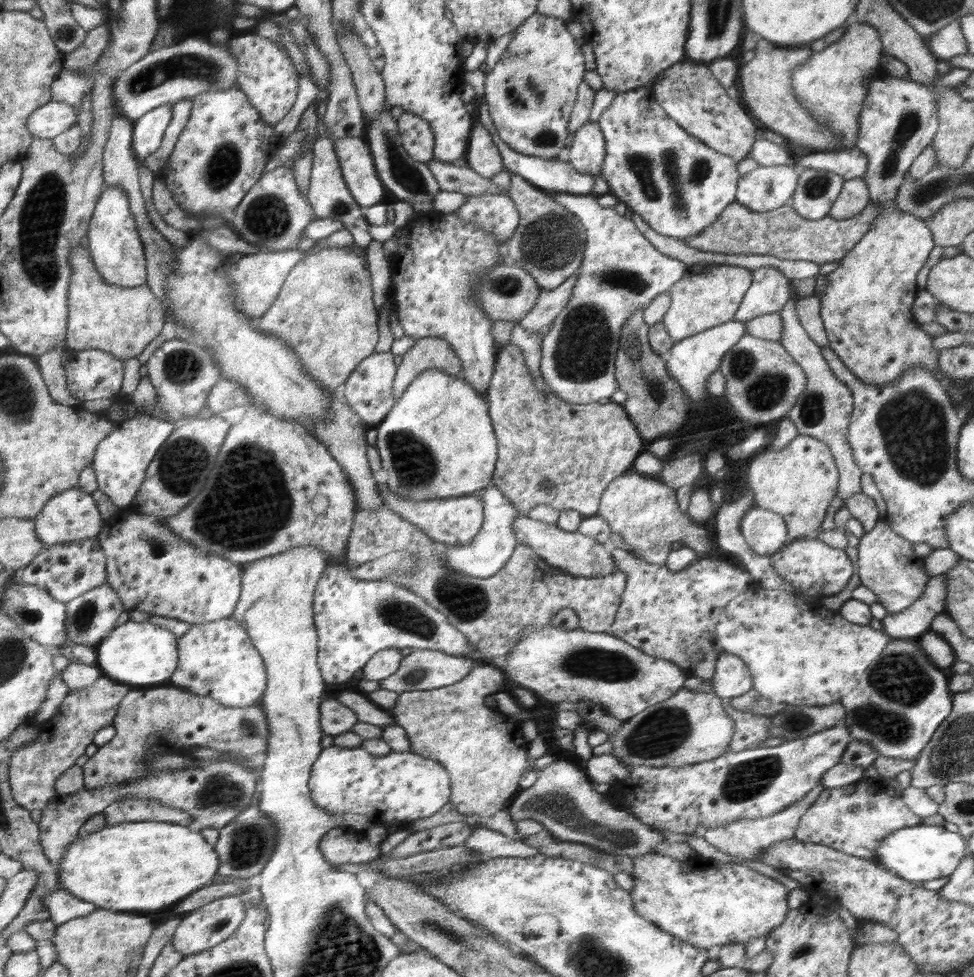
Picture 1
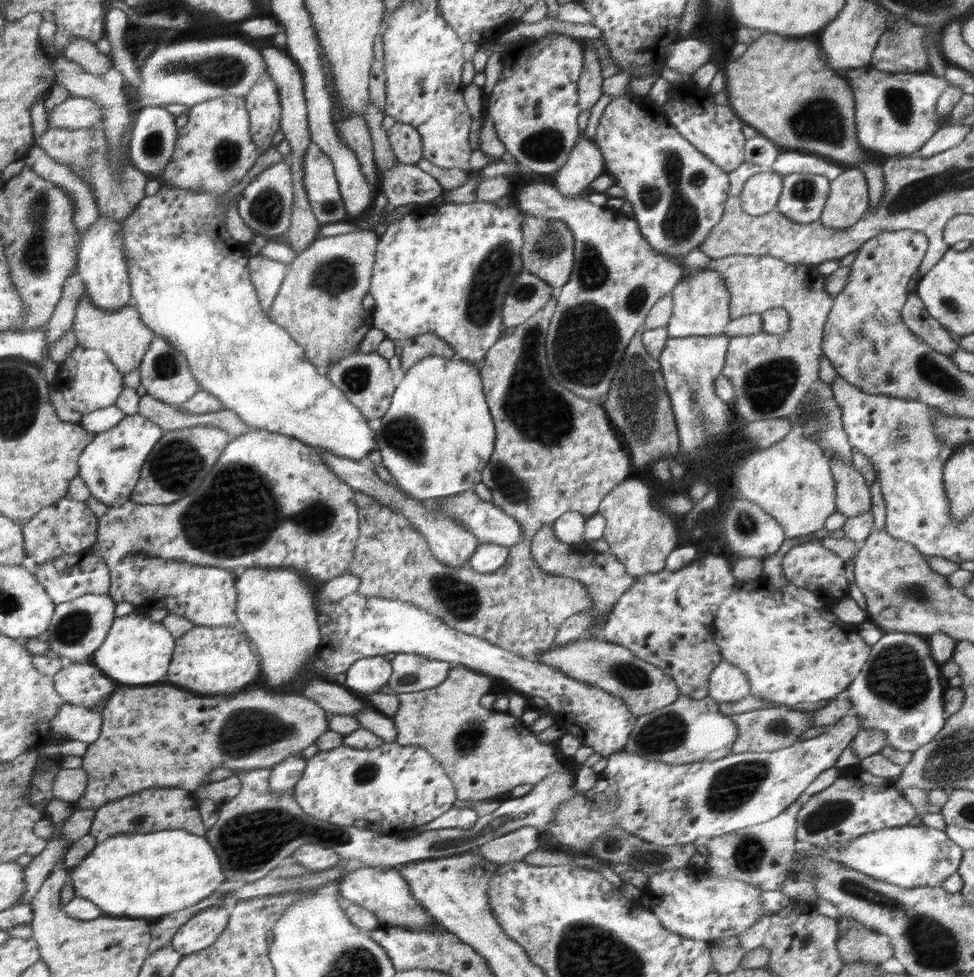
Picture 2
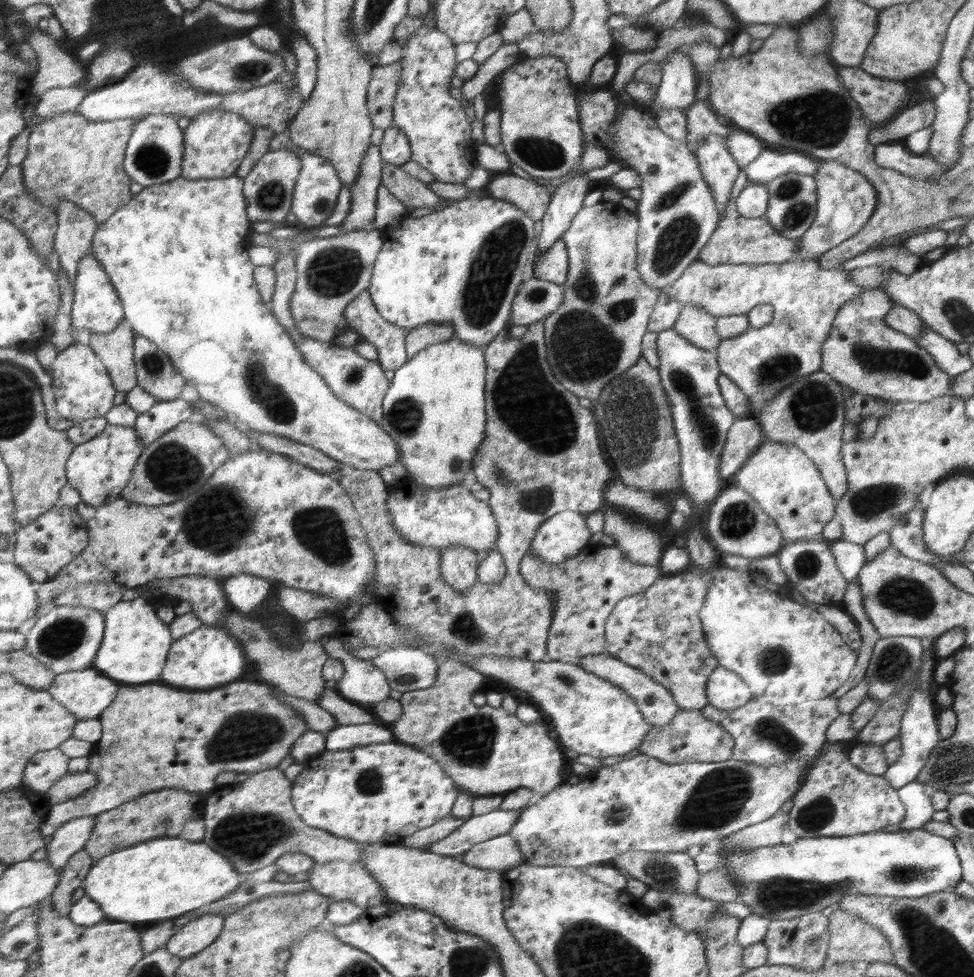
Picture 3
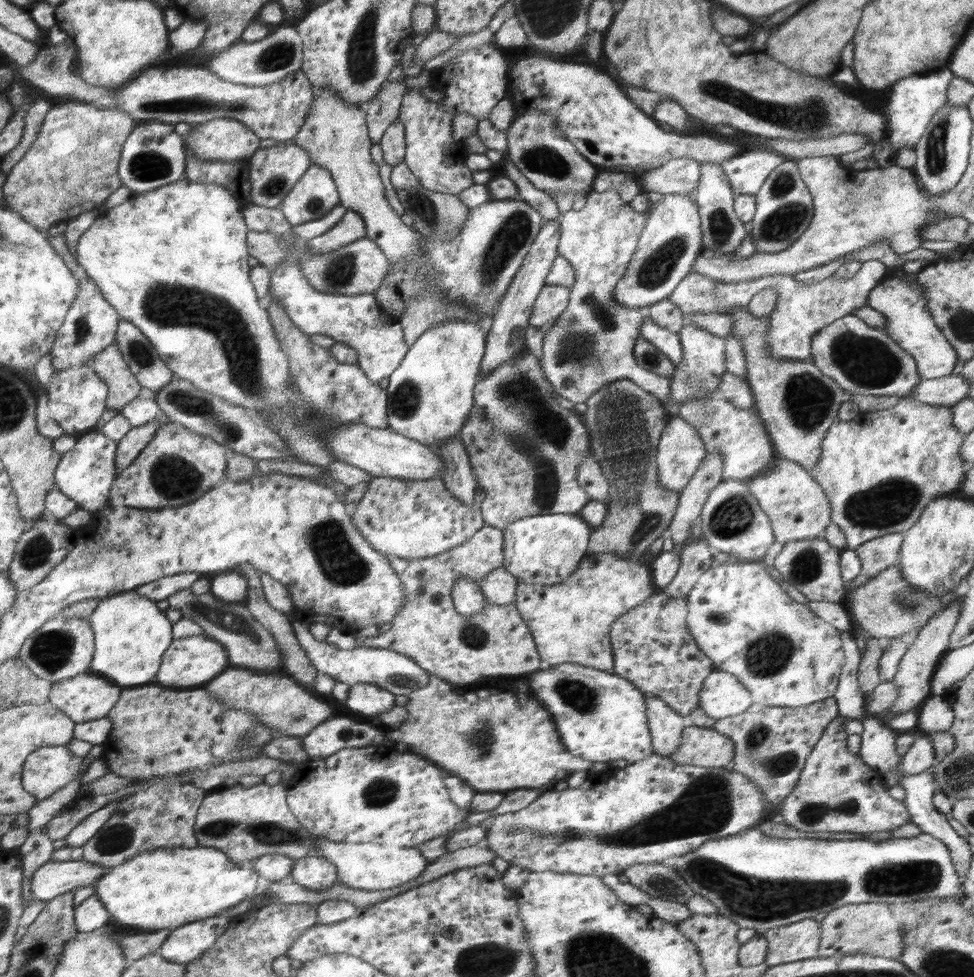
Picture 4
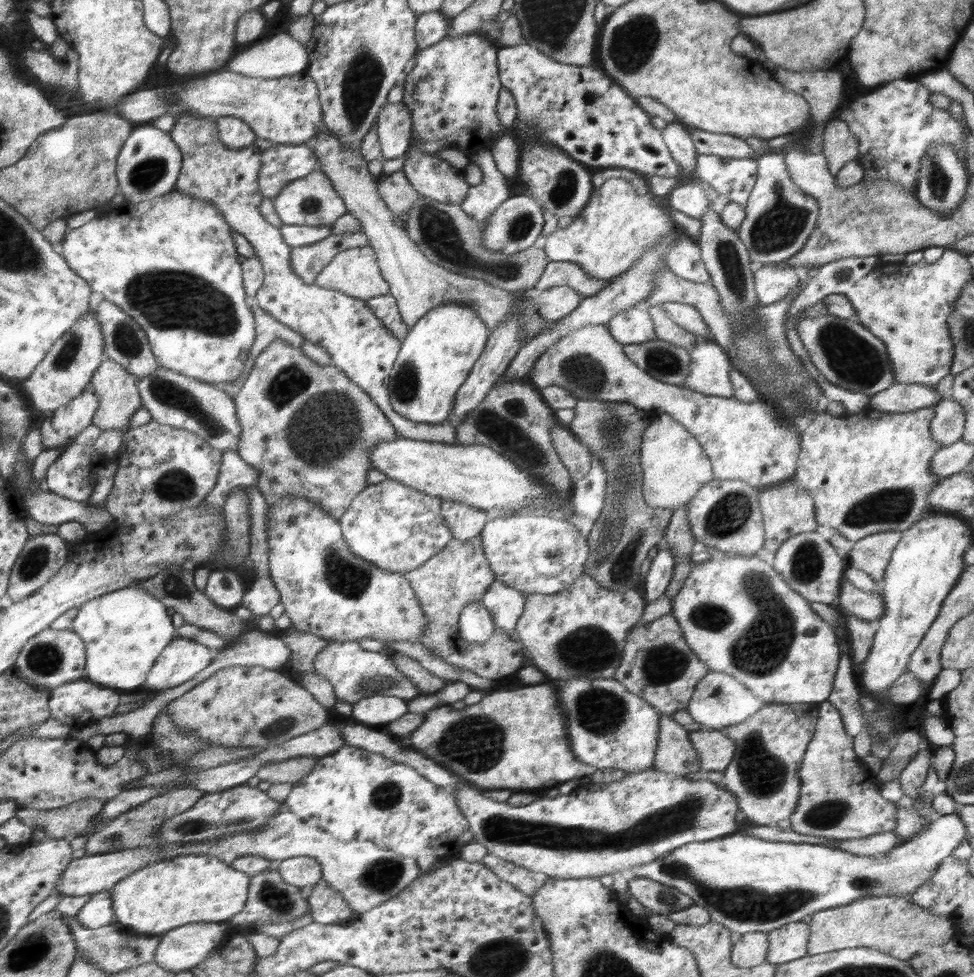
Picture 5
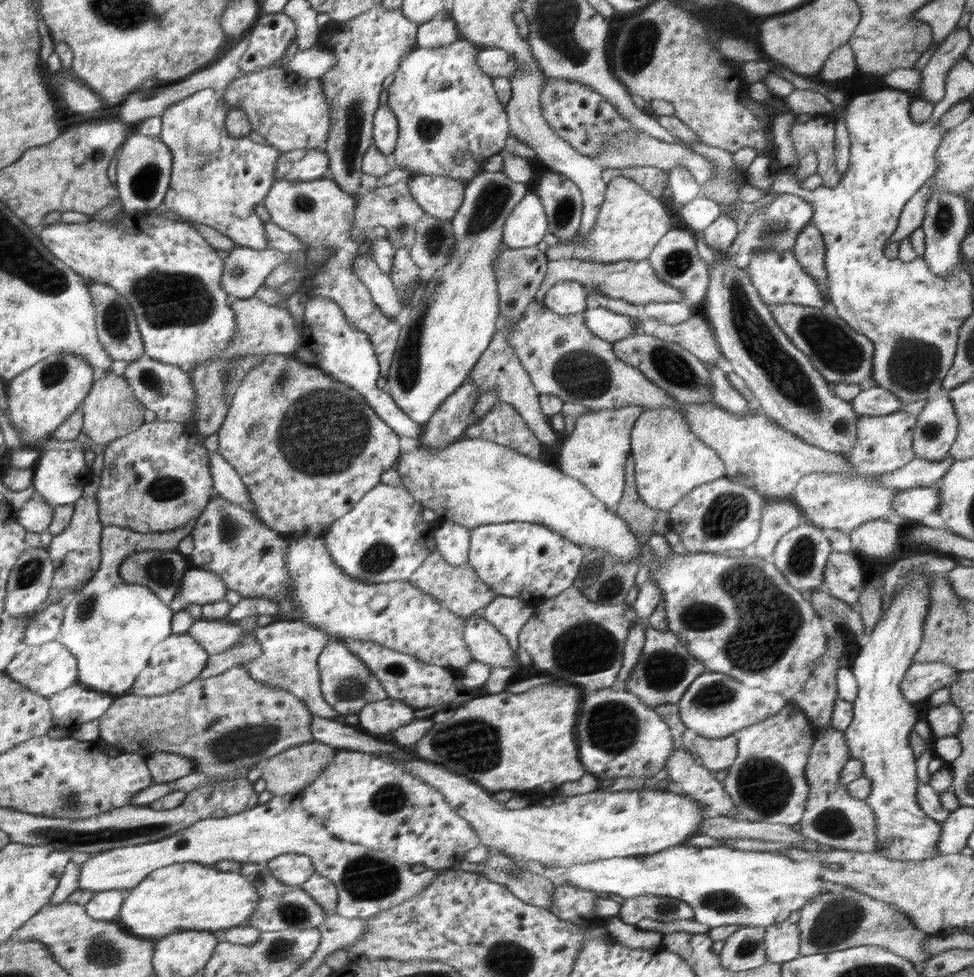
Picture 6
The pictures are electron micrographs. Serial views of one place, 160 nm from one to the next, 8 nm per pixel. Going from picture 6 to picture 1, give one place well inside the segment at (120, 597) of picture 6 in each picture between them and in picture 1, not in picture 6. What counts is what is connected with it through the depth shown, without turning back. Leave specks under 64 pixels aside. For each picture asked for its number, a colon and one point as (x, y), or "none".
1: (139, 653)
2: (137, 651)
3: (135, 646)
4: (131, 634)
5: (124, 630)

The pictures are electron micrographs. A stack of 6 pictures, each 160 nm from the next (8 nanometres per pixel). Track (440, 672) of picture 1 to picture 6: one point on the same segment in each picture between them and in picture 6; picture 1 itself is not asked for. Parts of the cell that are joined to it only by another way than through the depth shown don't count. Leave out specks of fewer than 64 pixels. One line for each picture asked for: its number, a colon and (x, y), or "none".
2: (412, 672)
3: (408, 668)
4: (388, 669)
5: (354, 673)
6: (348, 685)

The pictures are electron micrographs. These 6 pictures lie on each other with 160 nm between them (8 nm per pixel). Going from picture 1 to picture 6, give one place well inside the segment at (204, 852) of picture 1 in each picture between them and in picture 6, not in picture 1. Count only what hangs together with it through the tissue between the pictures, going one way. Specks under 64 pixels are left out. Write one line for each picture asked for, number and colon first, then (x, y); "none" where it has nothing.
2: (137, 875)
3: (152, 881)
4: (165, 888)
5: (170, 893)
6: (185, 896)

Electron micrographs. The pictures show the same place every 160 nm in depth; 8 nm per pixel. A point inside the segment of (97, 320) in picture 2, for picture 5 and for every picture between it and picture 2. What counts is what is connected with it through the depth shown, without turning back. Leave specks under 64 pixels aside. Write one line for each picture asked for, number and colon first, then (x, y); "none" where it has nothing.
3: (116, 349)
4: (110, 365)
5: (118, 390)

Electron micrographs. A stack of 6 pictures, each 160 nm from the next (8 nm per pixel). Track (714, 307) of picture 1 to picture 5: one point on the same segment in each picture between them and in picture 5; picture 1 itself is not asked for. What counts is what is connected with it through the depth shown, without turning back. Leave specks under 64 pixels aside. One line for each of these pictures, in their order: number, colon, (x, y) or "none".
2: (701, 305)
3: (696, 325)
4: (703, 365)
5: (710, 364)

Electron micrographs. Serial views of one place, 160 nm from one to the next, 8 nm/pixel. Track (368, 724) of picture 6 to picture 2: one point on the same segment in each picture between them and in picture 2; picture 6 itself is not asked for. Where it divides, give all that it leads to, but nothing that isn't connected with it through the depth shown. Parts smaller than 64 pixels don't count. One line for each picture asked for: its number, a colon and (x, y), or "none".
2: (368, 675)
3: (362, 683)
4: (369, 700)
5: (378, 710)

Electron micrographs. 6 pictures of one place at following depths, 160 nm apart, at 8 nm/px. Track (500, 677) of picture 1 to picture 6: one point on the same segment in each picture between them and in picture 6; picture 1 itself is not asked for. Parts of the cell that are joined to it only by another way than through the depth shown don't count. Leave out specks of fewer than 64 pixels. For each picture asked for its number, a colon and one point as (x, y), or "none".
2: (485, 753)
3: (486, 751)
4: (495, 744)
5: (517, 738)
6: (530, 734)

